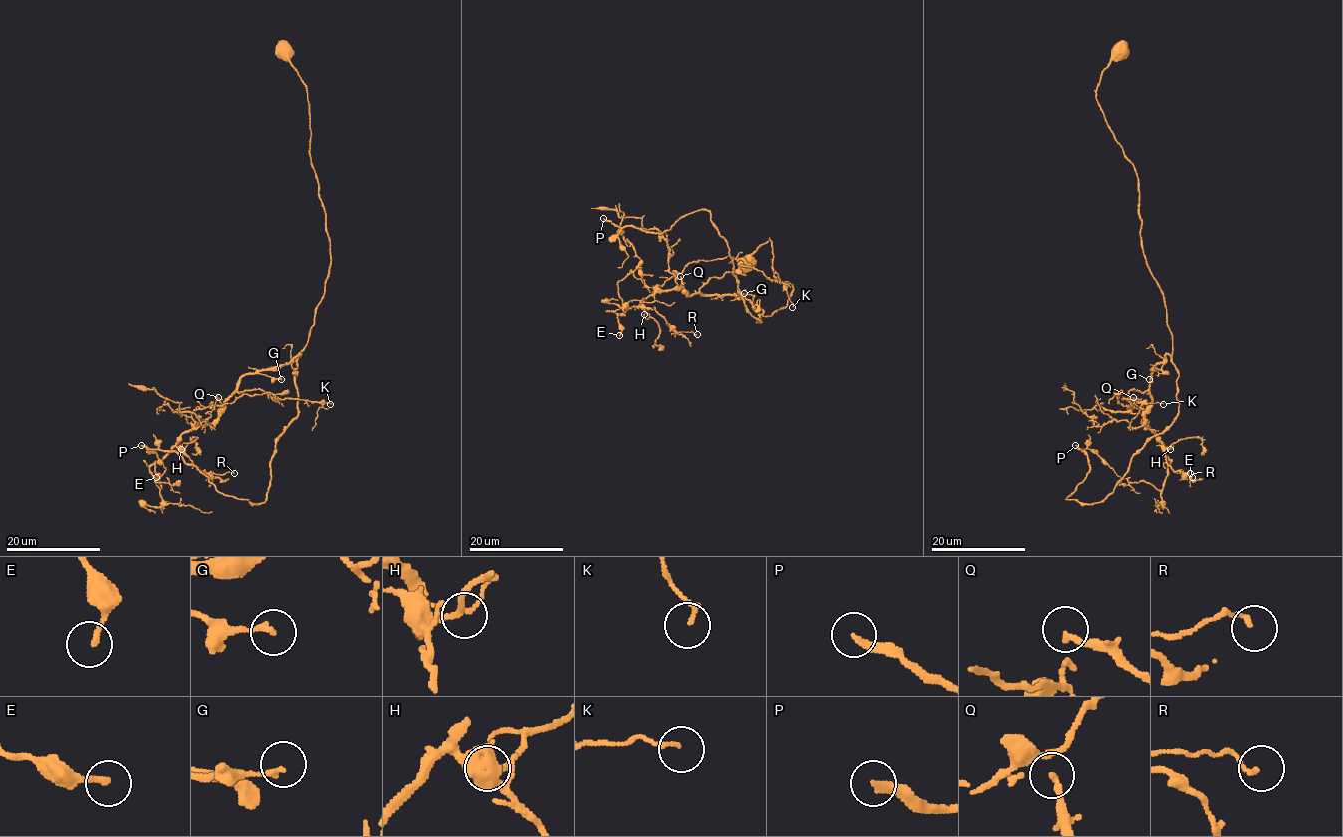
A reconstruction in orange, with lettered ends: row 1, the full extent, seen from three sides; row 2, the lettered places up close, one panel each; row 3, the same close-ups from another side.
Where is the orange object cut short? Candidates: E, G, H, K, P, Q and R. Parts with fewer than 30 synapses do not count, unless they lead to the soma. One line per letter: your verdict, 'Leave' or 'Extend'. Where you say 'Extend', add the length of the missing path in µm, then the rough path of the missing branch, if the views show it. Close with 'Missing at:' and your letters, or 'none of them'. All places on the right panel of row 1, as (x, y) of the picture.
E: Leave
G: Leave
H: Leave
K: Leave
P: Extend. Missing length about 80 µm
Q: Leave
R: Leave
Missing at: P

